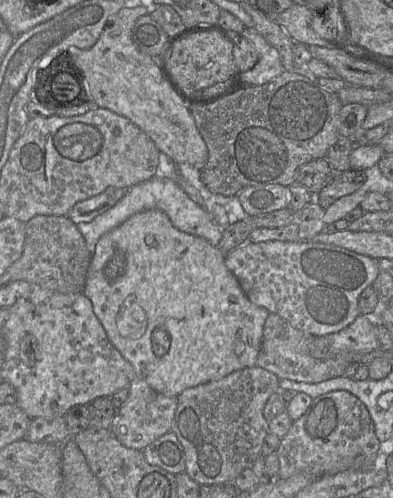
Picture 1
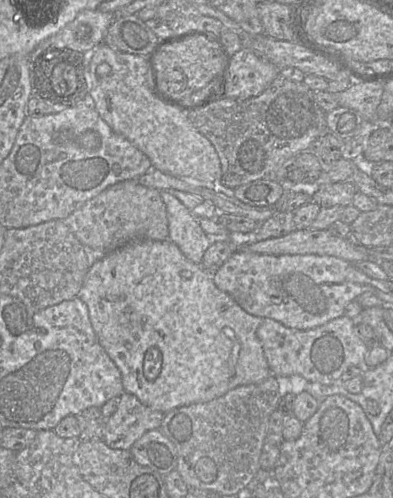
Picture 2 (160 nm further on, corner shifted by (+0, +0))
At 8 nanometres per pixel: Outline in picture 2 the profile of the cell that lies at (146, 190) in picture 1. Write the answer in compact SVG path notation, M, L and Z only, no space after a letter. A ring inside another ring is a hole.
M160 191L166 205L169 238L190 261L201 264L213 238L202 229L198 218L169 191Z

